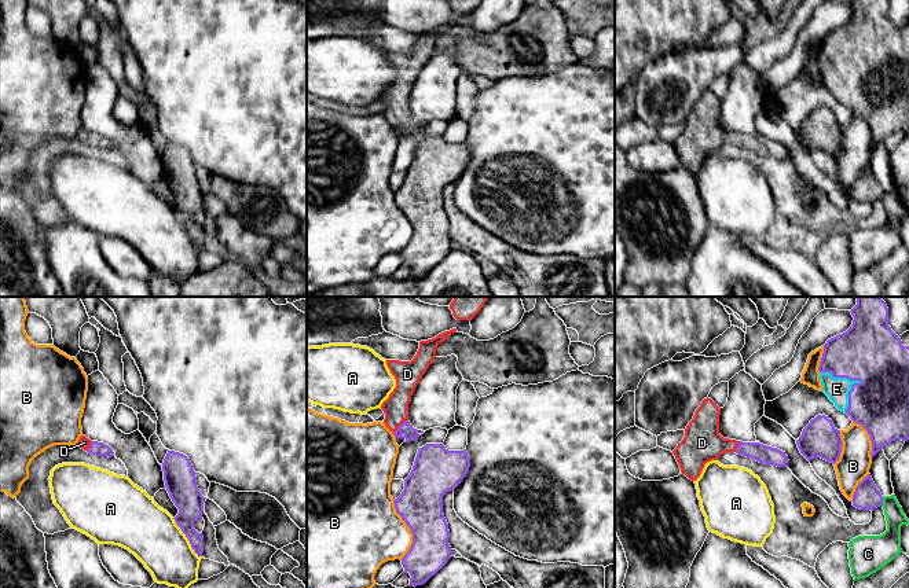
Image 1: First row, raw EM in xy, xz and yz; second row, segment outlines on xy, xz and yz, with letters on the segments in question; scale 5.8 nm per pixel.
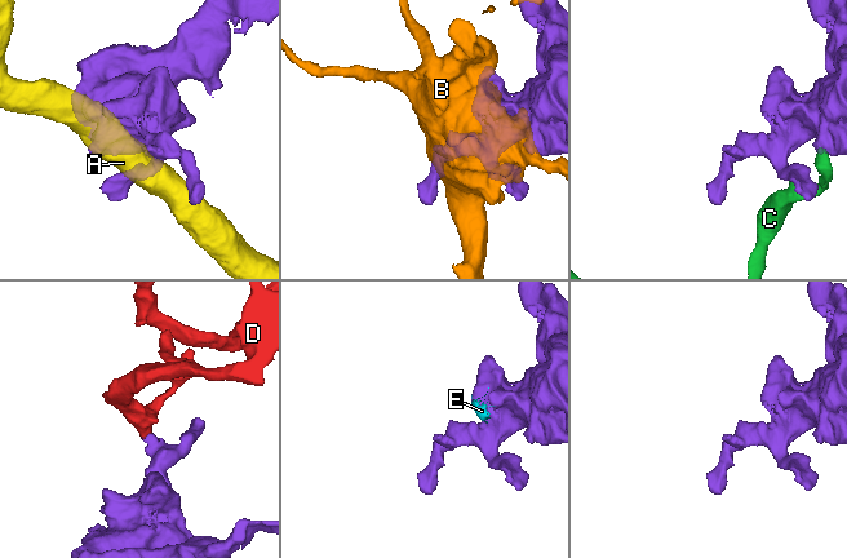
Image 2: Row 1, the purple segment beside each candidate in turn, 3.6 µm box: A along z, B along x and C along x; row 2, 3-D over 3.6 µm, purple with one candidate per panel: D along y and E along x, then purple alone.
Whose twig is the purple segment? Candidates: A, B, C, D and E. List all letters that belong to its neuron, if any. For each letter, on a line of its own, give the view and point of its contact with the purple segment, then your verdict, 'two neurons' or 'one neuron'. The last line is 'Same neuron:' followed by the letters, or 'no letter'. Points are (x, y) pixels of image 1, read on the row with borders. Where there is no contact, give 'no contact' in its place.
A: contact xy (187, 537); two neurons
B: contact xz (410, 529); two neurons
C: contact yz (882, 502); two neurons
D: contact xz (399, 426); one neuron
E: contact yz (853, 379); one neuron
Same neuron: D, E

